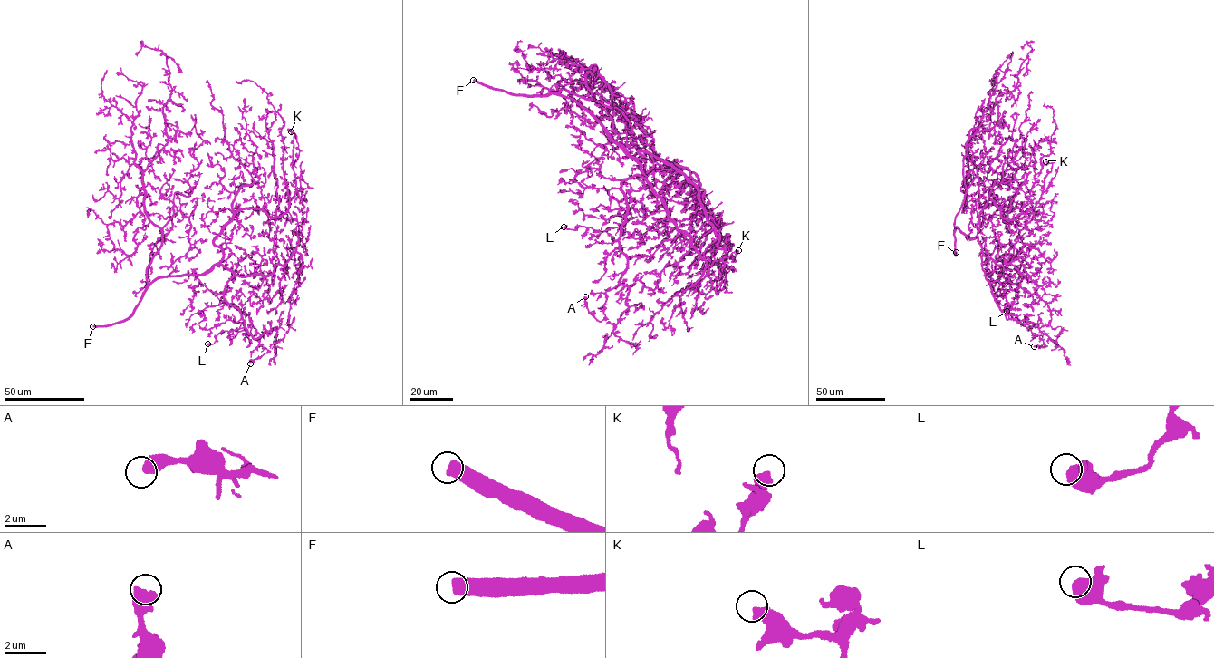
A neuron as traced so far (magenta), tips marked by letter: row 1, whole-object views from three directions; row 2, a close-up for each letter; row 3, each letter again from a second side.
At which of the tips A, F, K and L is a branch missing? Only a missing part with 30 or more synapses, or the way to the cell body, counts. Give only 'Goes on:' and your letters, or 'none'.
Goes on: F

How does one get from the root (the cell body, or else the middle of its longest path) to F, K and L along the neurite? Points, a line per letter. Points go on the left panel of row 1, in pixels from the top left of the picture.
F: (178, 275), (158, 277), (148, 287), (135, 311), (127, 318), (109, 325), (92, 326)
K: (178, 275), (203, 273), (221, 259), (215, 237), (237, 212), (286, 210), (296, 189), (291, 131)
L: (178, 275), (203, 273), (218, 265), (233, 274), (224, 297), (238, 309), (244, 326), (222, 331), (207, 343)

